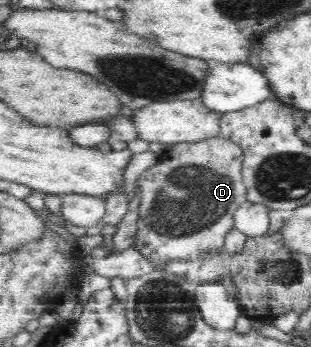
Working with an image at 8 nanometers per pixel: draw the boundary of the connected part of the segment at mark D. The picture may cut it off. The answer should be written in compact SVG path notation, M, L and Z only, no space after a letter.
M221 137L169 147L167 157L147 169L138 180L138 186L142 187L143 193L135 248L153 258L186 258L202 252L205 248L223 246L224 239L234 228L235 213L243 203L249 201L242 175L244 160L245 151L229 139Z

